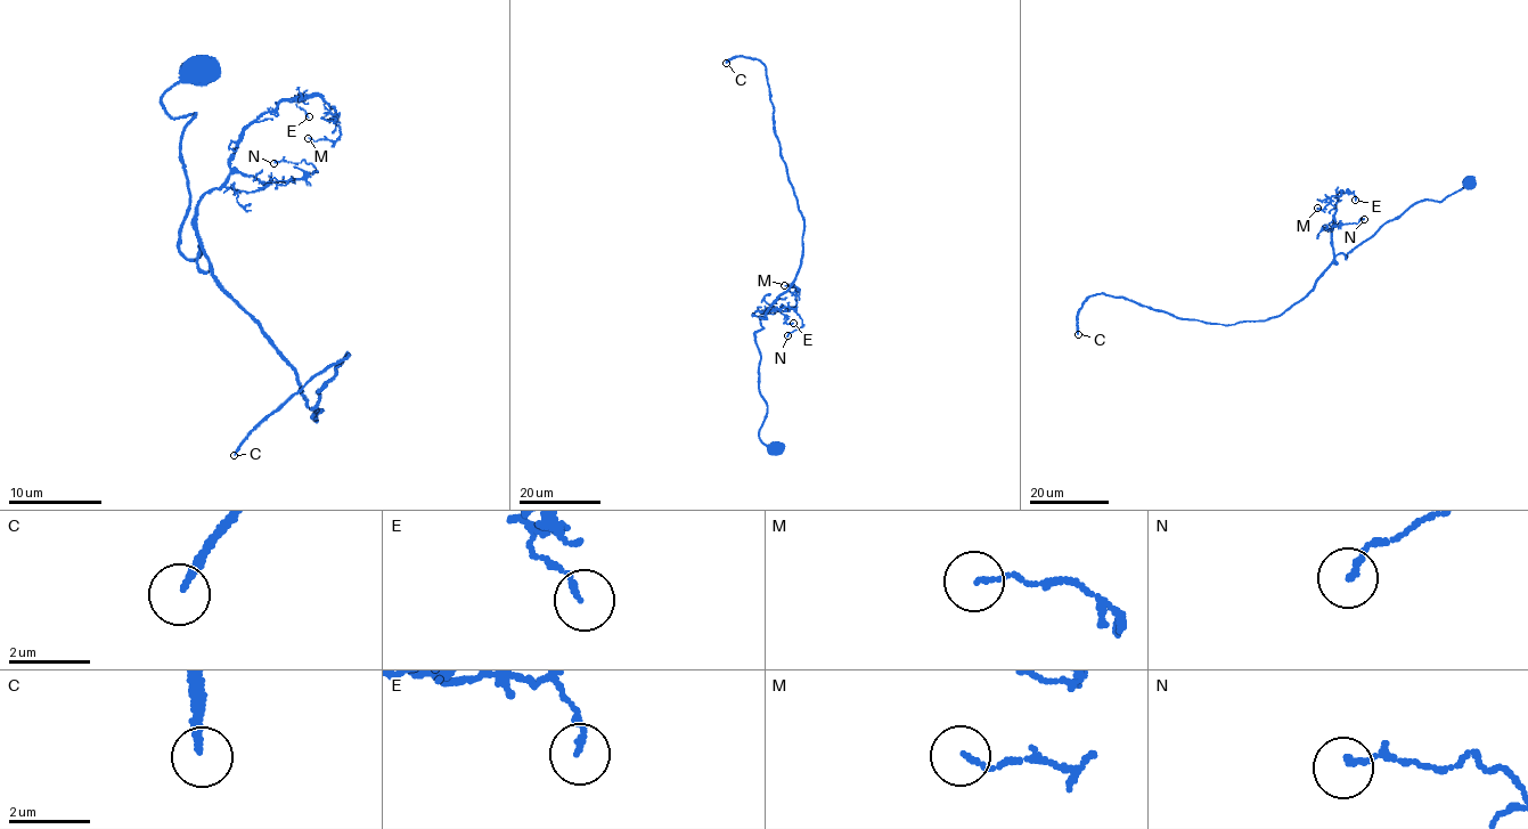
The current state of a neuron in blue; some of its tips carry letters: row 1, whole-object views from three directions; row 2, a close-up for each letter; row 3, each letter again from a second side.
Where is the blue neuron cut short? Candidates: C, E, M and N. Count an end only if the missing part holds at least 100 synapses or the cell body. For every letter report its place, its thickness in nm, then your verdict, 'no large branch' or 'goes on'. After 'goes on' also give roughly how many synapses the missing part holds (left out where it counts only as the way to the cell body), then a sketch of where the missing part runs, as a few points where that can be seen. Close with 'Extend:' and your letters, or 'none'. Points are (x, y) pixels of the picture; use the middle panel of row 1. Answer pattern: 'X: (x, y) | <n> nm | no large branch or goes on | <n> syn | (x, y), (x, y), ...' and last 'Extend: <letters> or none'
C: (726, 63) | 170 nm | goes on | 200 syn | (726, 63), (687, 75), (654, 56), (638, 27), (642, 38), (624, 53), (629, 56), (613, 32), (597, 38)
E: (793, 323) | 120 nm | no large branch
M: (784, 285) | 100 nm | no large branch
N: (787, 335) | 90 nm | no large branch
Extend: C

